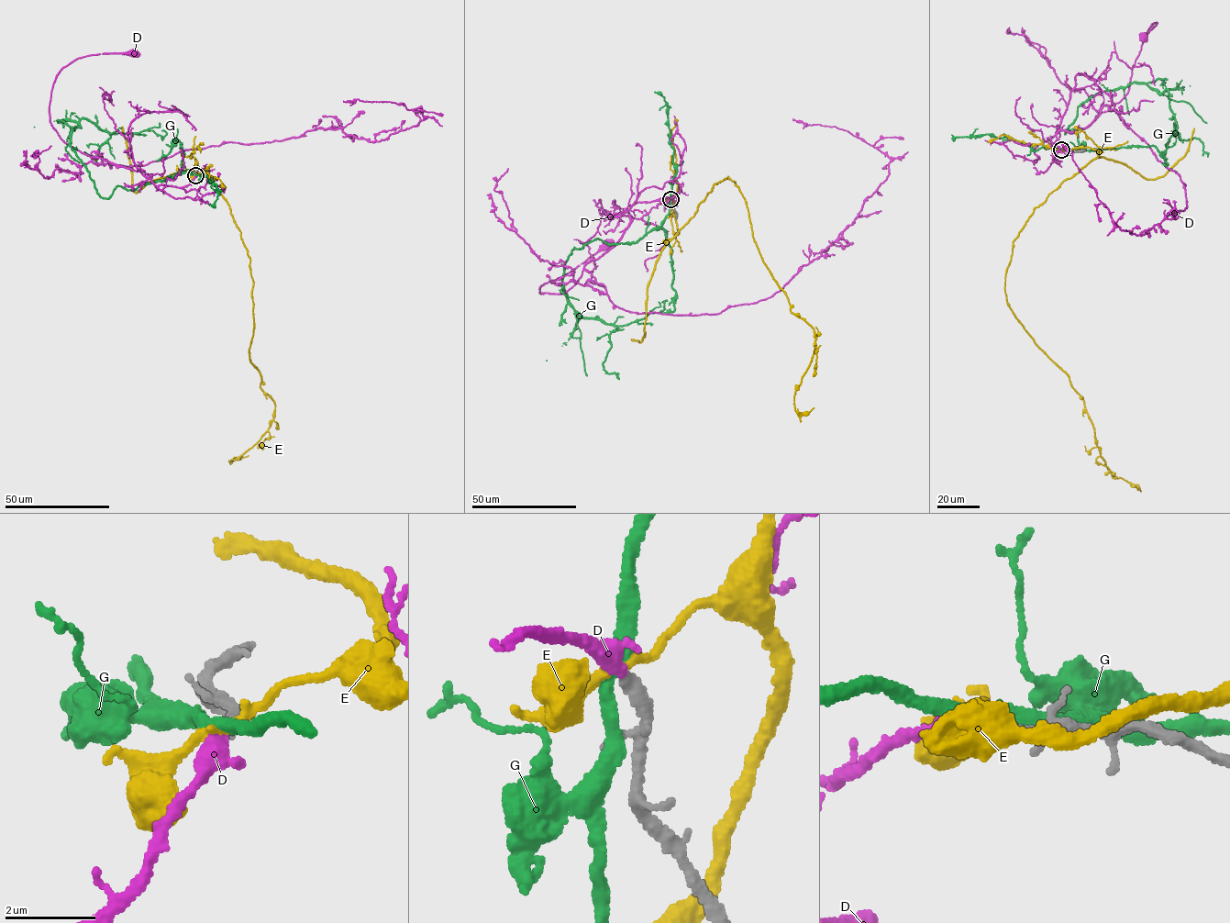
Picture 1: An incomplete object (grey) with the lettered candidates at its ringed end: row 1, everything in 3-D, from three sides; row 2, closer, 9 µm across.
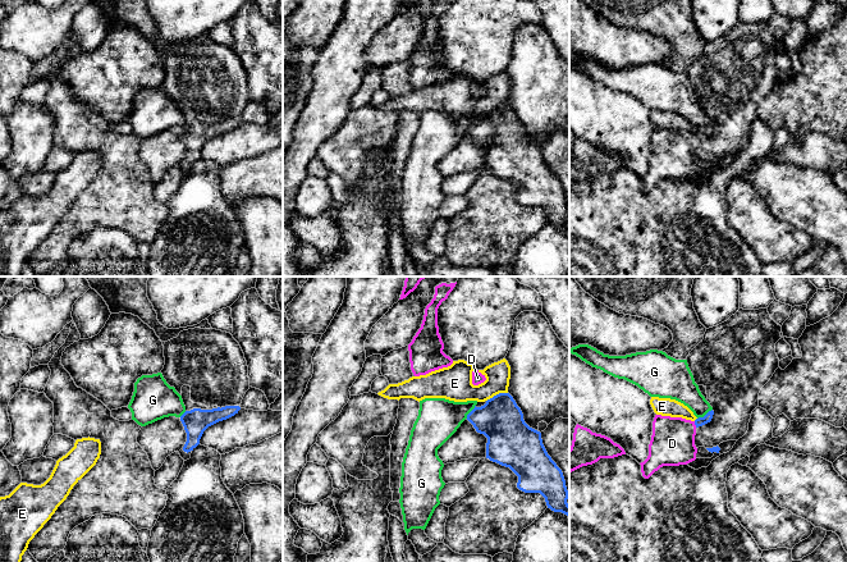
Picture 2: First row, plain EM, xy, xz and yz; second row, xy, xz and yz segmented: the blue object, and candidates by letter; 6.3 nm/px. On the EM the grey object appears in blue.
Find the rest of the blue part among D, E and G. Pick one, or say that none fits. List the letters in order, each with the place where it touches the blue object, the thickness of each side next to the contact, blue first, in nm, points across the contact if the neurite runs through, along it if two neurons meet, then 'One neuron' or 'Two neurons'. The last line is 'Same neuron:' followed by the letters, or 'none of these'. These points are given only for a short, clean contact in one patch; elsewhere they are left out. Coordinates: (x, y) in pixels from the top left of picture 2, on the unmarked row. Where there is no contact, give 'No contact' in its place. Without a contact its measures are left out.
D: Touches blue at yz (695, 137). Thickness 60 nm (blue) against 280 nm. Path across: yz (700, 135), (695, 137), (687, 141), (672, 156). One neuron
E: Touches blue at xz (497, 108). Thickness 280 nm (blue) against 180 nm. Boundary: xz (507, 105), (499, 105), (486, 114). Two neurons
G: Touches blue at yz (705, 128). Thickness 60 nm (blue) against 190 nm. Boundary: yz (712, 122), (697, 132). Two neurons
Same neuron: D

